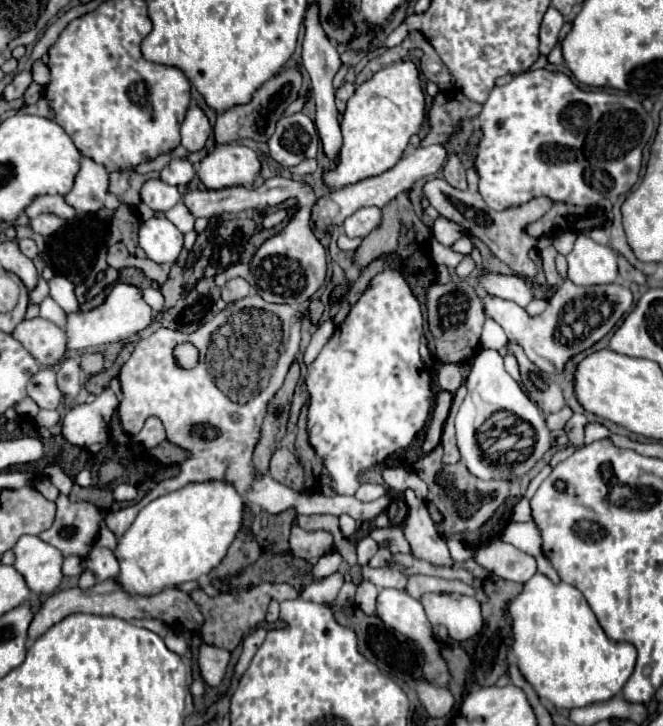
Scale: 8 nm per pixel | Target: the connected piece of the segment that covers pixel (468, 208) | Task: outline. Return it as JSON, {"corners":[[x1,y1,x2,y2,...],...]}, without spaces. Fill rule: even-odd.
{"corners":[[469,169,469,187,465,191,451,187,445,179,429,179,423,185,423,197,429,199,429,203,447,219,459,223,469,235,479,237,491,251,495,257,499,257,503,263,507,263,517,275,525,277,525,279,533,279,537,273,535,263,529,259,529,251,535,247,537,239,527,235,527,225,541,219,551,207,553,201,549,197,537,197,531,199,529,203,517,205,517,207,509,207,505,211,493,211,491,207,487,207,487,203,483,201,483,197,477,191,477,171]]}

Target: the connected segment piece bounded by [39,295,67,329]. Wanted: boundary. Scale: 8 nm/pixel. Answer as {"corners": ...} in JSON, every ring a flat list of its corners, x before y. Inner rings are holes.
{"corners":[[49,295,43,299,43,303,41,303,41,313,39,313,39,315,41,315,43,319,49,319,51,323,55,323,55,325,61,327,61,329,65,327,65,315,67,315,67,313,65,313,65,311,53,301,53,297,49,297]]}

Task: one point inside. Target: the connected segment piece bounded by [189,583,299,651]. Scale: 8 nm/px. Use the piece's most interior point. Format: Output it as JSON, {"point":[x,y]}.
{"point":[227,619]}

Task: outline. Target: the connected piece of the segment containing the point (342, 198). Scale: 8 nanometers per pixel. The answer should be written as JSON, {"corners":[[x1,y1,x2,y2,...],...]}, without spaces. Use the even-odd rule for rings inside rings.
{"corners":[[431,145,431,147,417,147,415,151,407,153,395,167,391,167,389,171,377,175,377,177,369,177,369,179,363,179,359,183,353,183,353,185,345,185,341,189,335,189,331,191,329,195,325,197,319,197,311,209,311,221,315,223,315,227,319,231,325,231,327,227,333,227,333,225,343,225,343,221,353,215,357,209,361,207,369,207,369,205,375,205,375,207,383,207,387,205,393,197,397,197,399,193,407,191,415,181,419,179,425,179,429,175,435,175,443,163,447,159,447,151,443,145]]}

